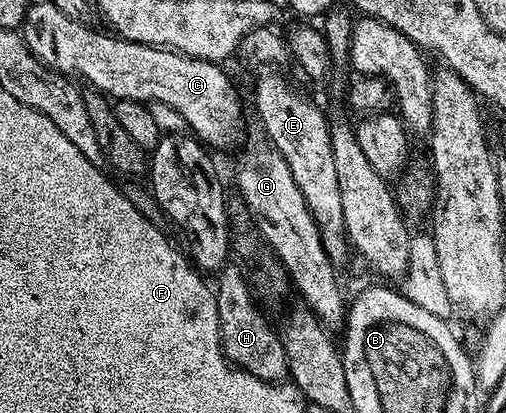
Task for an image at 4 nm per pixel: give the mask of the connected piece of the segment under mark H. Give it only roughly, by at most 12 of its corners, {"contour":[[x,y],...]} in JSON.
{"contour":[[233,262],[217,273],[222,353],[282,382],[290,367],[275,325]]}

